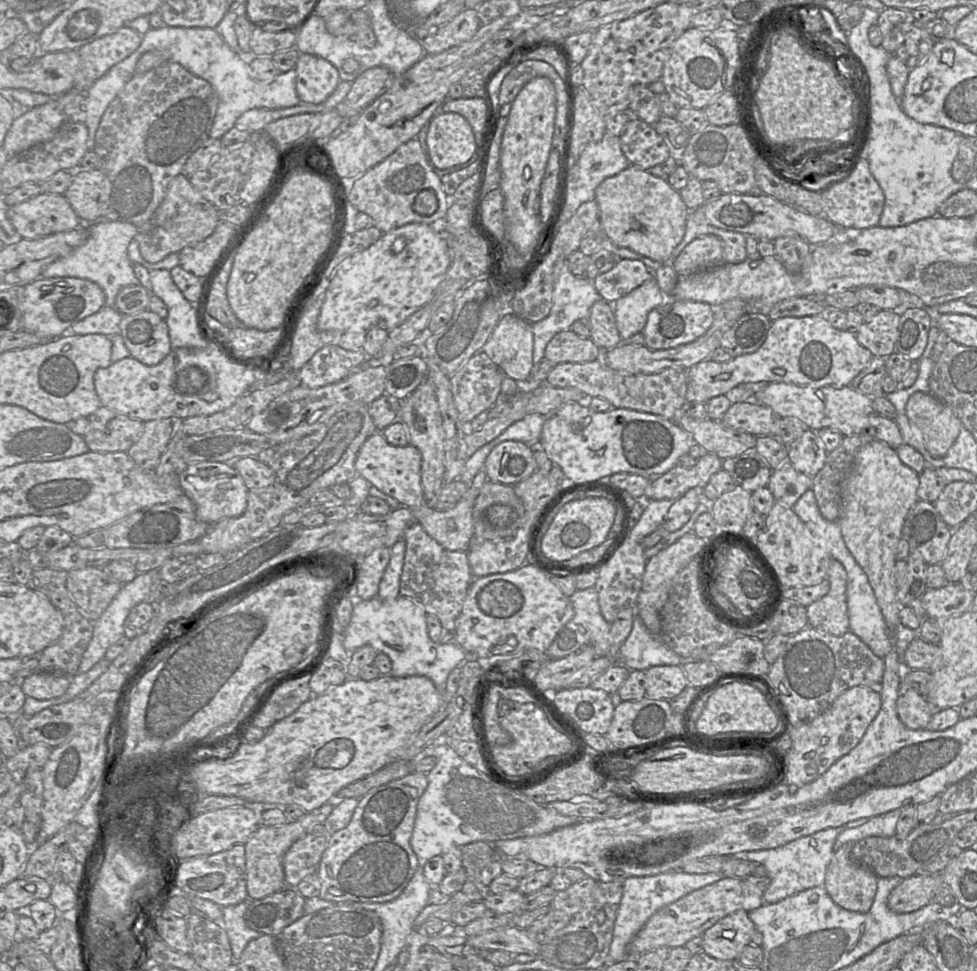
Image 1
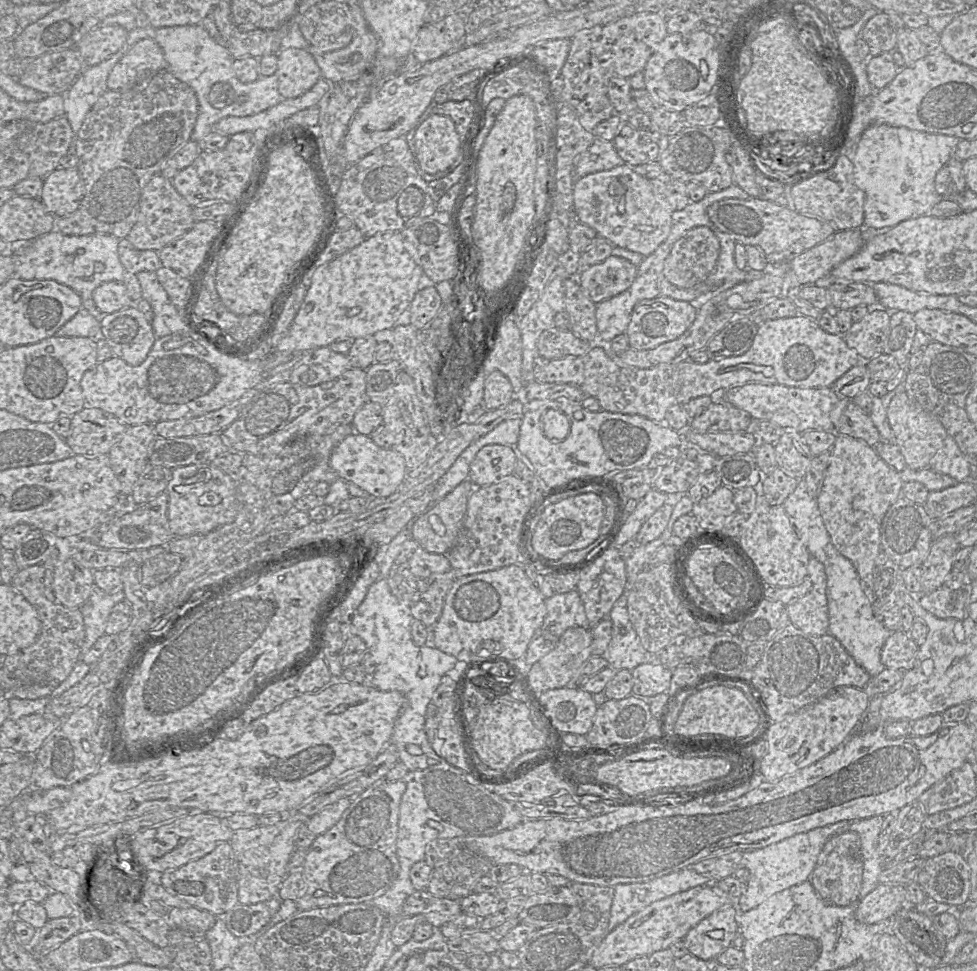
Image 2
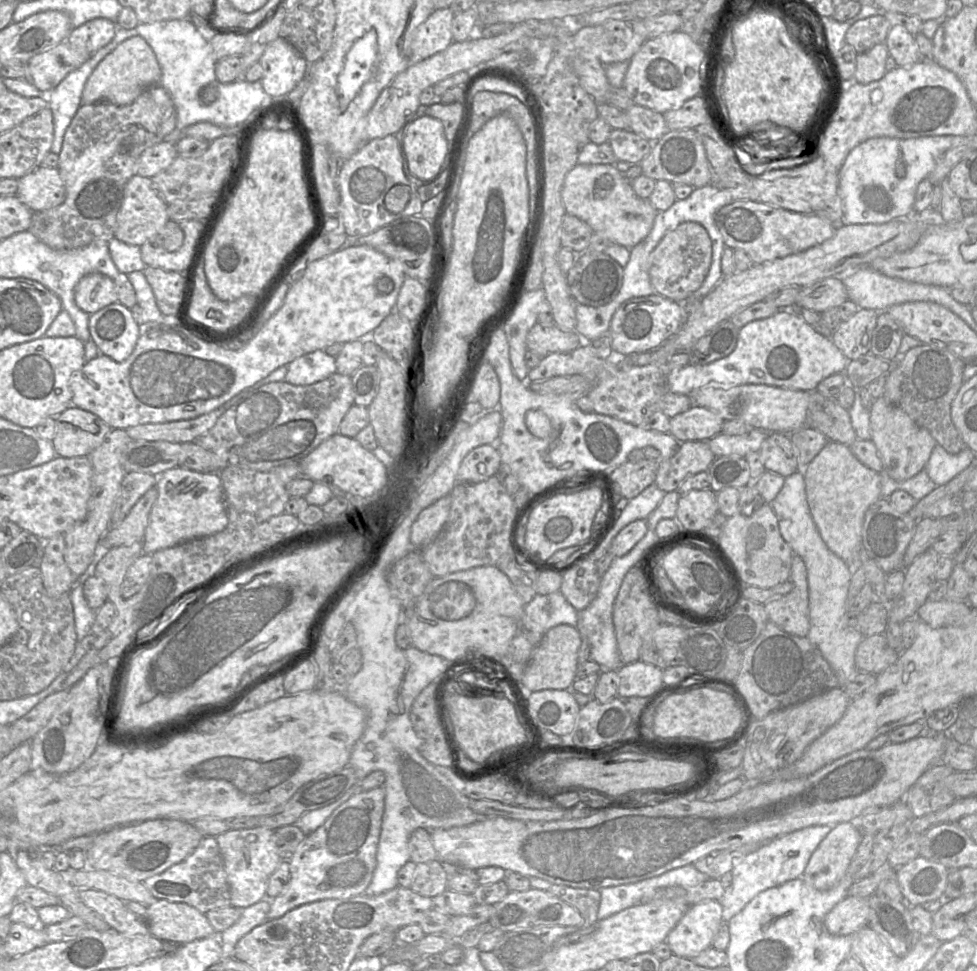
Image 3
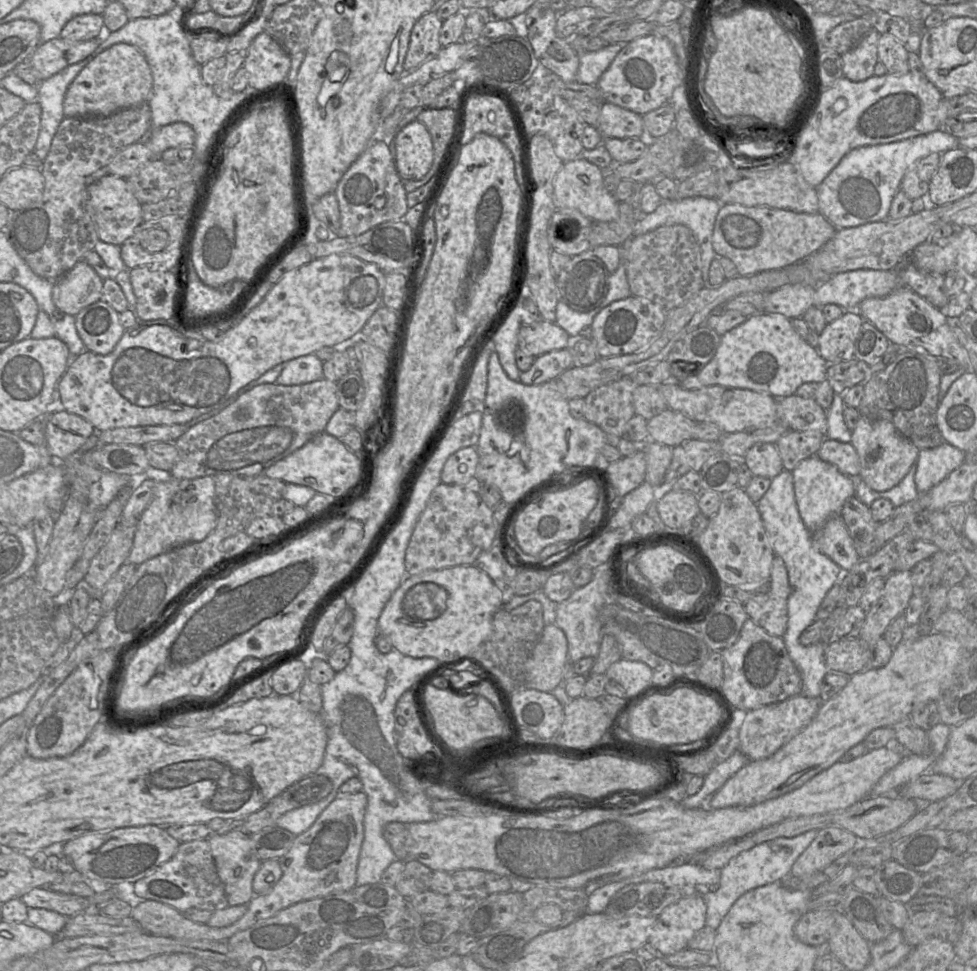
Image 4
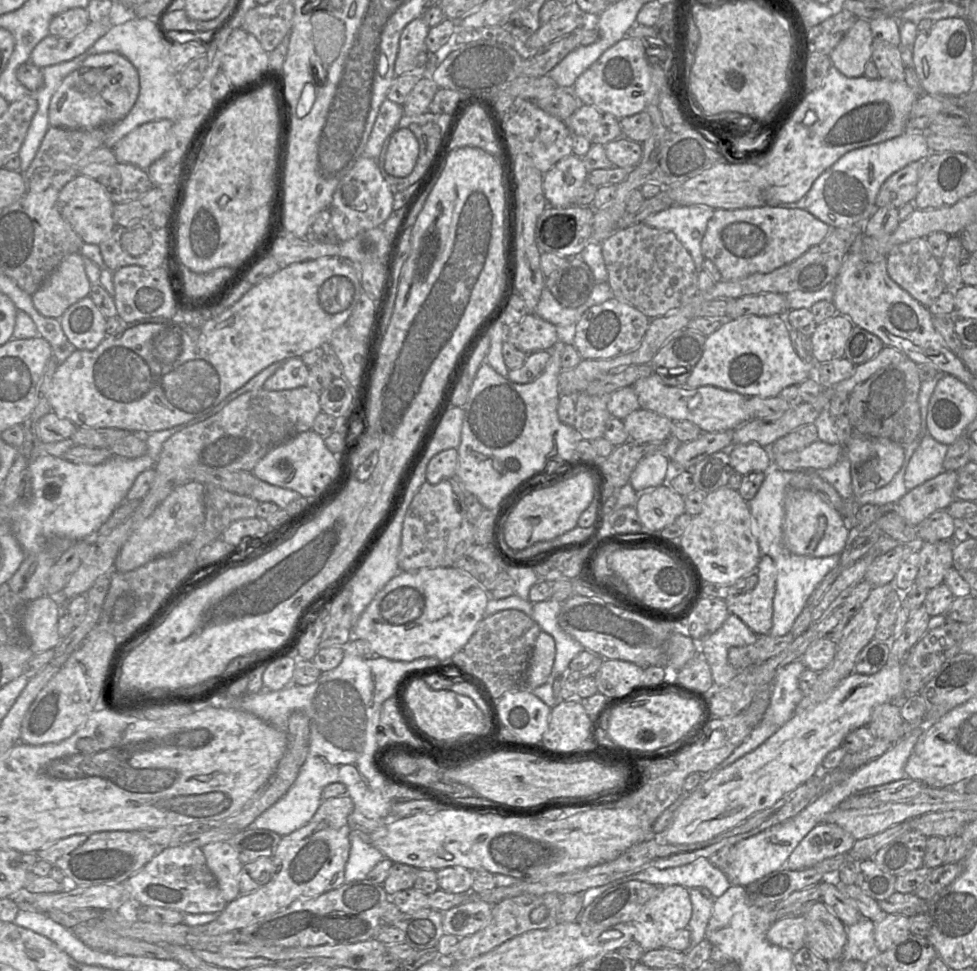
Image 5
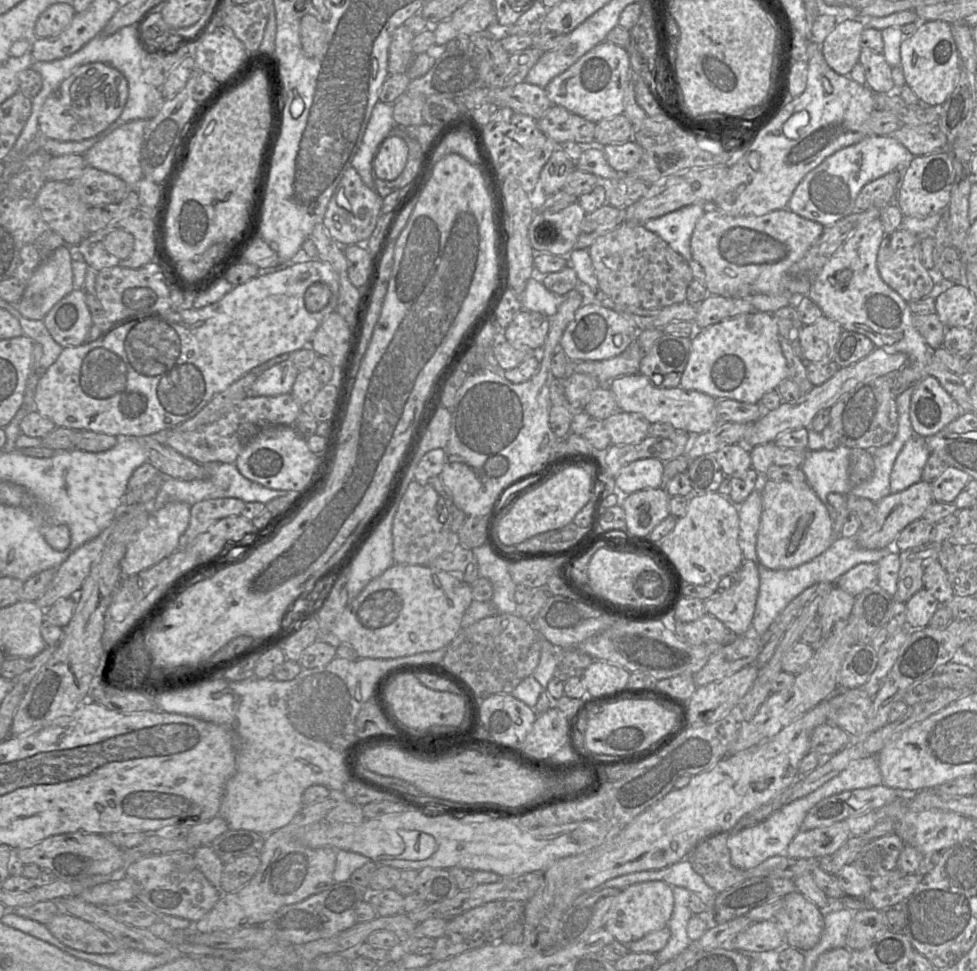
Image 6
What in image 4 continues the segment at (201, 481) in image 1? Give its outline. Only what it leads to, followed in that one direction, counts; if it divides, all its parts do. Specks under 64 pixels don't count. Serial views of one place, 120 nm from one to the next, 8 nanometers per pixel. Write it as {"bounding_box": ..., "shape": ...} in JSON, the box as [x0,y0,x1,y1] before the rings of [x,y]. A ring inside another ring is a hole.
{"bounding_box":[127,476,217,565],"shape":[[[213,476],[160,481],[156,483],[152,500],[136,523],[127,562],[140,565],[176,547],[203,541],[215,529],[217,520]]]}

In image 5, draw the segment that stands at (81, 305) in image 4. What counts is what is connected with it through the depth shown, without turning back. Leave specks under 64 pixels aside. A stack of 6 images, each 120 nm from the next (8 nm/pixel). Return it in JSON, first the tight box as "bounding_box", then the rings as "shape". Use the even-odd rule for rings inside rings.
{"bounding_box":[32,253,91,318],"shape":[[[72,253],[61,261],[32,294],[32,302],[41,315],[60,318],[71,305],[89,296],[91,286],[83,256]]]}

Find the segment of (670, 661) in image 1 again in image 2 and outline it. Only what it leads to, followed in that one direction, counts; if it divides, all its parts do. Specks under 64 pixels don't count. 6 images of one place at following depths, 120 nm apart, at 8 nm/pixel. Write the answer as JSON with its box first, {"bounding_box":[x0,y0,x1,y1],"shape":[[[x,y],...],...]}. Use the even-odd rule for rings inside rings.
{"bounding_box":[602,592,658,670],"shape":[[[626,592],[616,601],[609,618],[612,622],[612,638],[602,655],[614,670],[633,670],[646,663],[658,663],[657,656],[647,651],[629,619]]]}

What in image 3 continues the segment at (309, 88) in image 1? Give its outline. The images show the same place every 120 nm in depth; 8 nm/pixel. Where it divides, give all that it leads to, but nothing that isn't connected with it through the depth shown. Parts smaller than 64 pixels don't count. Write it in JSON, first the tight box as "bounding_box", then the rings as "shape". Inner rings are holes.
{"bounding_box":[260,38,309,97],"shape":[[[277,38],[270,42],[260,58],[264,91],[273,97],[285,96],[307,75],[309,63],[288,41]]]}

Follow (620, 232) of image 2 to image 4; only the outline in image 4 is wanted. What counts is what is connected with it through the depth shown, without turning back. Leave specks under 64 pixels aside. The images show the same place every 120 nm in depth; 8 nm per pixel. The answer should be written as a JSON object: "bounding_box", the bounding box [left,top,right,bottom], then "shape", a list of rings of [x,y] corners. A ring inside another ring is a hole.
{"bounding_box":[554,158,619,222],"shape":[[[583,158],[566,162],[554,179],[554,202],[557,209],[575,209],[593,221],[609,222],[619,216],[619,202],[604,187],[605,172]]]}

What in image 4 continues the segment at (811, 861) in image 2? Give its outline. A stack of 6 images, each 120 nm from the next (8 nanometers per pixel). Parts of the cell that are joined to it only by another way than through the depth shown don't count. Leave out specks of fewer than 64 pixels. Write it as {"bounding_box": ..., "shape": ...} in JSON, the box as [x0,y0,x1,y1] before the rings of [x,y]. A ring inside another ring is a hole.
{"bounding_box":[697,830,819,929],"shape":[[[810,830],[793,838],[777,838],[764,842],[732,858],[721,870],[721,880],[715,892],[709,892],[709,886],[697,885],[707,906],[706,926],[717,929],[736,900],[744,893],[767,884],[780,881],[789,874],[797,858],[809,847],[819,830]]]}

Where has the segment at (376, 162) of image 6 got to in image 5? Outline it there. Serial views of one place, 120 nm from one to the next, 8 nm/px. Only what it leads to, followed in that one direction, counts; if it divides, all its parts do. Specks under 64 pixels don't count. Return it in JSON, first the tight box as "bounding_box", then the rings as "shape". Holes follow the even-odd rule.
{"bounding_box":[380,128,419,178],"shape":[[[408,128],[396,130],[384,143],[380,157],[380,171],[404,178],[413,171],[419,155],[419,143]]]}

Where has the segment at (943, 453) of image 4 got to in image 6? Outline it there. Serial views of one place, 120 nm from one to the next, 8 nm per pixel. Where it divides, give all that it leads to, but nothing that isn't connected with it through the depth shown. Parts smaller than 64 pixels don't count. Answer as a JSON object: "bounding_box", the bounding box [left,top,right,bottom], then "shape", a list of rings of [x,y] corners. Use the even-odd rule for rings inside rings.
{"bounding_box":[890,435,931,493],"shape":[[[914,435],[906,441],[890,473],[891,493],[901,492],[921,481],[923,468],[931,454],[925,437]]]}

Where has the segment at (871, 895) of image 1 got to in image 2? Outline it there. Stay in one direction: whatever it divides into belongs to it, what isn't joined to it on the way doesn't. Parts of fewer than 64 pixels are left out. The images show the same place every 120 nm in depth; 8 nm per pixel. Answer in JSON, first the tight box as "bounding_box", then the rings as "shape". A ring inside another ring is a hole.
{"bounding_box":[809,832,863,906],"shape":[[[843,832],[831,837],[823,847],[809,882],[821,897],[836,906],[856,905],[860,898],[863,861],[860,838],[856,833]]]}

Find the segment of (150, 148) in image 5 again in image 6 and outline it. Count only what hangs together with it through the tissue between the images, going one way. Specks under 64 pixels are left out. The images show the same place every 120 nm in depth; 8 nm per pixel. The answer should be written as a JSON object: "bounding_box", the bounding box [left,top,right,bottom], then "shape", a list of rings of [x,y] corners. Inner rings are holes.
{"bounding_box":[83,119,147,189],"shape":[[[136,119],[116,128],[83,154],[87,165],[113,174],[135,189],[143,177],[140,152],[147,122]]]}

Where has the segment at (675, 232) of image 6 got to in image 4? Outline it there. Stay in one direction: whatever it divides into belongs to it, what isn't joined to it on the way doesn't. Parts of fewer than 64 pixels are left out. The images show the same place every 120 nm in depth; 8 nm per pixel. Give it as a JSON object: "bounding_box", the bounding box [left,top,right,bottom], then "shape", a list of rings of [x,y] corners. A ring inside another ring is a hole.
{"bounding_box":[633,196,723,286],"shape":[[[696,196],[683,199],[662,200],[652,213],[645,214],[637,222],[633,236],[645,234],[659,227],[682,224],[692,230],[701,247],[702,277],[704,286],[708,286],[709,267],[716,253],[712,246],[712,234],[717,214],[723,204],[716,198]]]}

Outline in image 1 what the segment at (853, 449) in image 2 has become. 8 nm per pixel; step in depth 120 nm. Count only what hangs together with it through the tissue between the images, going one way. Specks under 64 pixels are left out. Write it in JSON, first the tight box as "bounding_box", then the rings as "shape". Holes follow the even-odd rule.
{"bounding_box":[837,440,919,634],"shape":[[[872,440],[858,449],[852,466],[841,483],[840,515],[837,522],[843,540],[857,563],[866,573],[877,603],[893,634],[895,634],[895,629],[900,624],[898,614],[904,606],[896,597],[897,587],[894,583],[896,553],[901,539],[904,519],[910,508],[919,500],[917,497],[918,486],[919,474],[901,462],[895,448],[878,440]]]}

